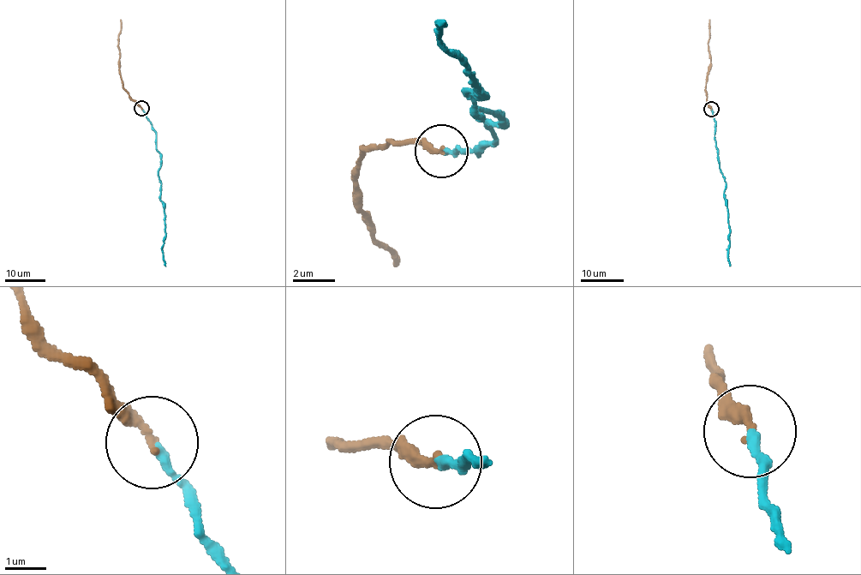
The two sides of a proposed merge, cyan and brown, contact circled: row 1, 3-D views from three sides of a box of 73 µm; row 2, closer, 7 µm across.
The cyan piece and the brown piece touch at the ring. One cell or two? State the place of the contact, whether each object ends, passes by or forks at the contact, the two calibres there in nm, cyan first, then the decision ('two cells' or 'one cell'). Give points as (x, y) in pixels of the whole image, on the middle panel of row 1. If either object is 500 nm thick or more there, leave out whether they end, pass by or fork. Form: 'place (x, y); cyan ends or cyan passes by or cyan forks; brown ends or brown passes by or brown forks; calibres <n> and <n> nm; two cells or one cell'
place (441, 151); cyan ends; brown ends; calibres 200 and 240 nm; one cell

